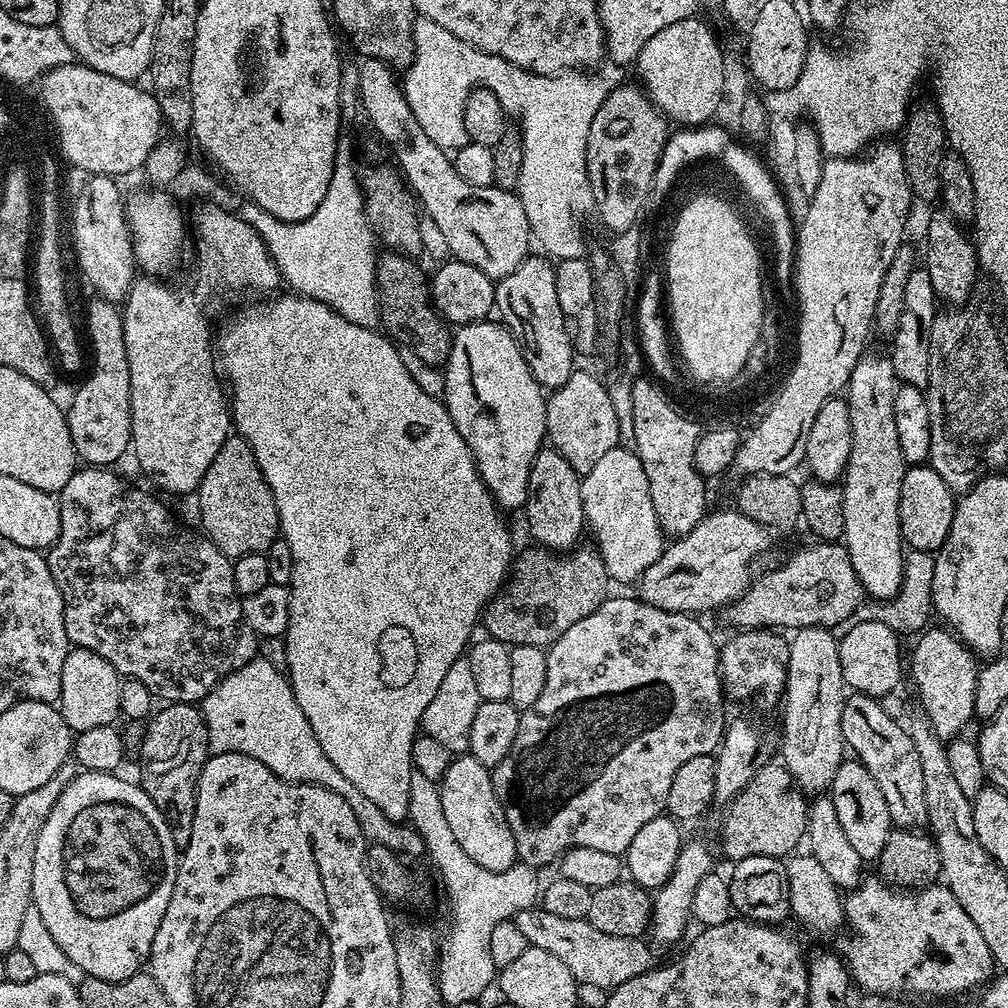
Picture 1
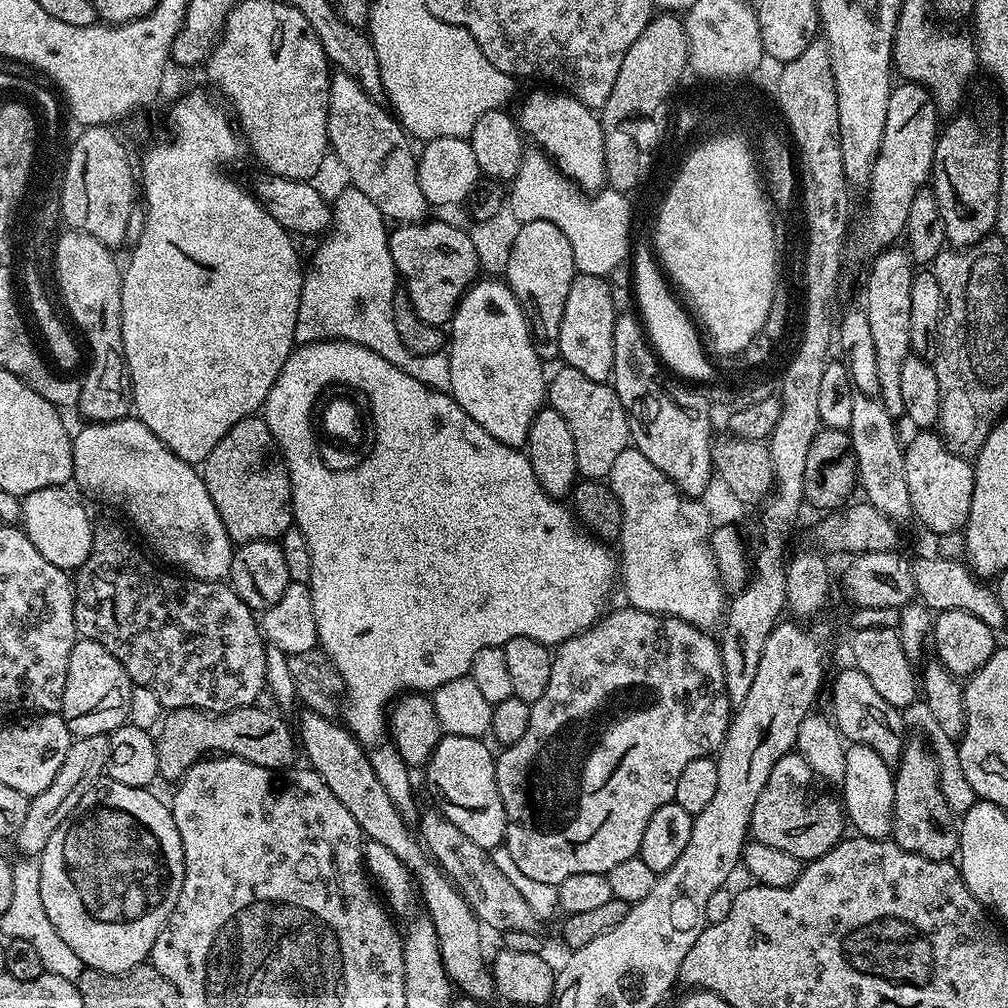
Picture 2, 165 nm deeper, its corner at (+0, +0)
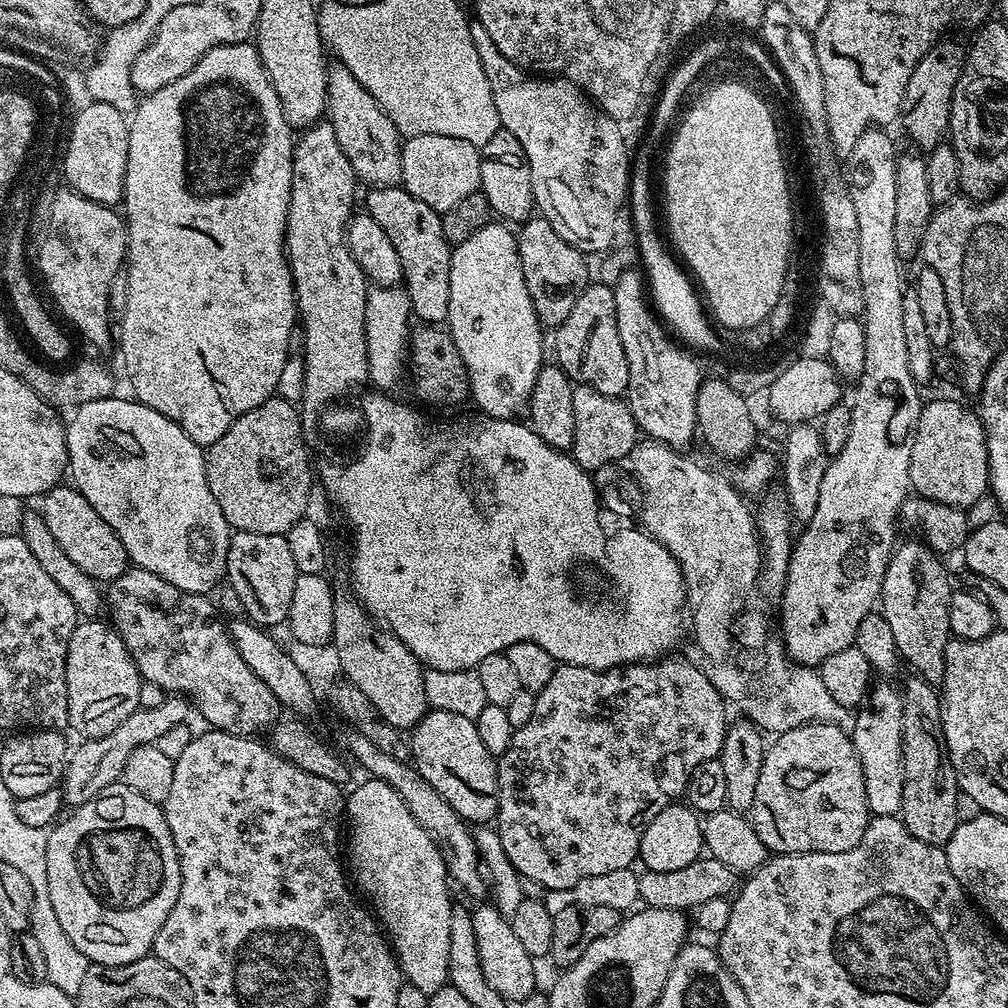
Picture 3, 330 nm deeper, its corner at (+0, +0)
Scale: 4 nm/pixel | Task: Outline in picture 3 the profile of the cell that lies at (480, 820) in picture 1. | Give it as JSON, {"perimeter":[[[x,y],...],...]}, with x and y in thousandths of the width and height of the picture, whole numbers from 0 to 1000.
{"perimeter":[[[426,704],[413,721],[407,726],[408,757],[450,800],[450,804],[461,815],[468,819],[480,819],[485,815],[491,814],[494,800],[492,785],[494,784],[494,768],[492,767],[493,751],[482,744],[478,732],[474,729],[474,720],[466,712],[458,712],[458,708],[446,708],[442,704]]]}

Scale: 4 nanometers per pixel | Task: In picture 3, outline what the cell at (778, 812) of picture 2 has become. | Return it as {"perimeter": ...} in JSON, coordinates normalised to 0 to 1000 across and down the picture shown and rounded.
{"perimeter":[[[797,718],[788,724],[780,724],[769,731],[770,734],[761,739],[756,752],[756,768],[752,768],[752,784],[748,784],[748,796],[744,803],[746,821],[756,831],[763,846],[777,847],[779,845],[818,845],[819,847],[835,847],[835,843],[847,843],[851,835],[859,827],[859,819],[863,813],[861,797],[859,796],[859,778],[855,772],[855,756],[851,756],[851,748],[847,744],[844,729],[830,718]]]}

